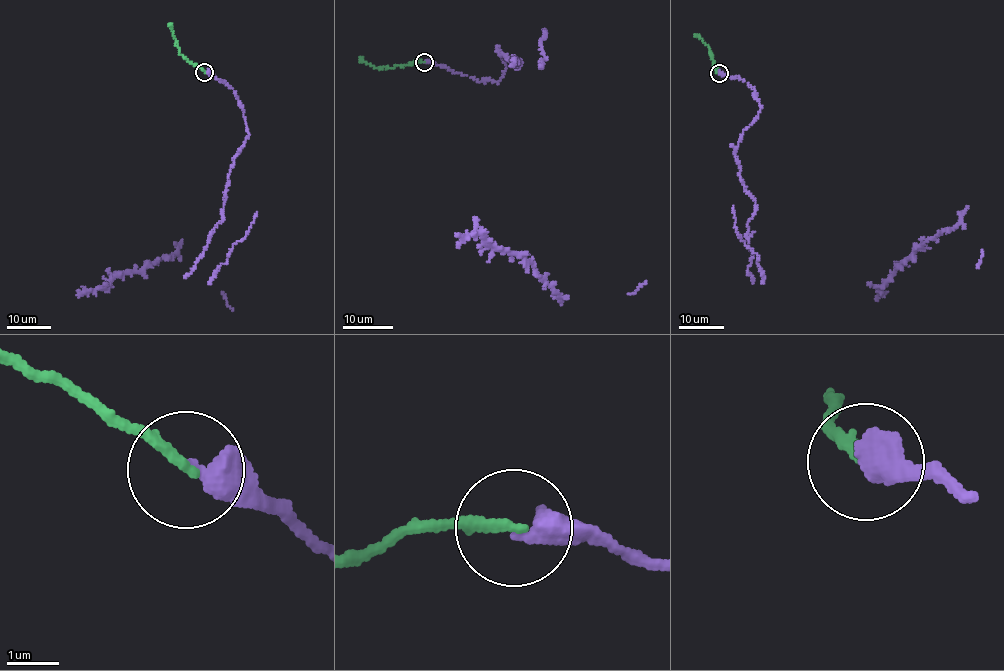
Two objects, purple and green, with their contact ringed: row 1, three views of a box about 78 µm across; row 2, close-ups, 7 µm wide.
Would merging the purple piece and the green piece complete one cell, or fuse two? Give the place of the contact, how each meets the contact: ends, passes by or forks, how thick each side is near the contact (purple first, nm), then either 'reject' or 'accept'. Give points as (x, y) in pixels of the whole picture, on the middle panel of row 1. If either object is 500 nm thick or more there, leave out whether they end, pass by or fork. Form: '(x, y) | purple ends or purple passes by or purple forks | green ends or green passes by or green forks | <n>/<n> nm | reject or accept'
(424, 62) | purple ends | green ends | 400/200 nm | accept

